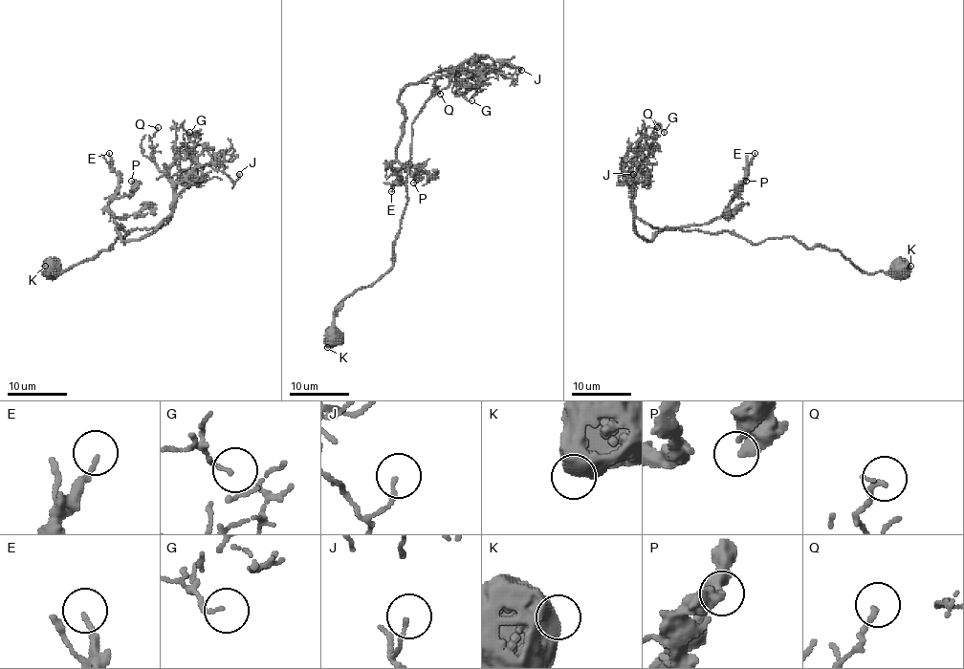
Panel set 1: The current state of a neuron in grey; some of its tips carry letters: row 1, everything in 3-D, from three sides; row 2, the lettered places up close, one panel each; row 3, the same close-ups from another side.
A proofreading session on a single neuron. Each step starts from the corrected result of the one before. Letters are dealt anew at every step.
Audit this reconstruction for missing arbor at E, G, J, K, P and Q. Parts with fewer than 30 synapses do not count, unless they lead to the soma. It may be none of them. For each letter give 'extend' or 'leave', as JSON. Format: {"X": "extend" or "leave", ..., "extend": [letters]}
{"E": "leave", "G": "leave", "J": "leave", "K": "leave", "P": "leave", "Q": "leave", "extend": []}

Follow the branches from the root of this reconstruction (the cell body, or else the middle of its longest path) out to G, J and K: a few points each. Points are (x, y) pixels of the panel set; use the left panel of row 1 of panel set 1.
G: (132, 230), (159, 228), (171, 217), (174, 181), (166, 167), (177, 147), (176, 130), (169, 127), (189, 132)
J: (132, 230), (163, 226), (171, 217), (174, 188), (196, 167), (222, 164), (233, 181), (239, 174)
K: (132, 230), (123, 236), (125, 244), (118, 236), (110, 249), (102, 249), (59, 273), (45, 266)

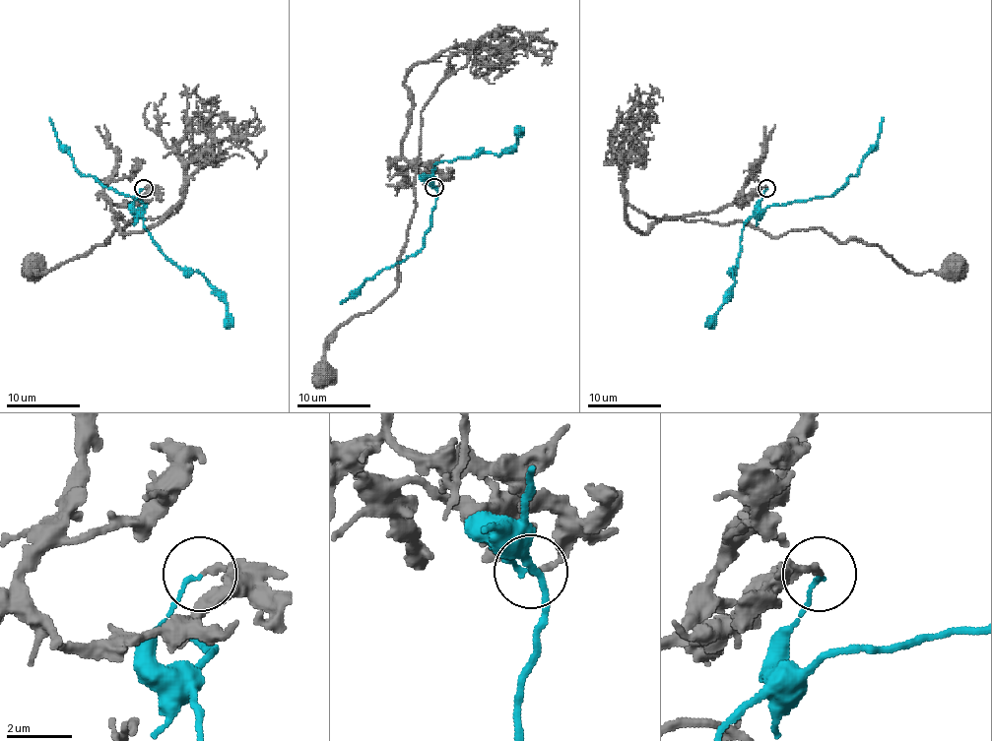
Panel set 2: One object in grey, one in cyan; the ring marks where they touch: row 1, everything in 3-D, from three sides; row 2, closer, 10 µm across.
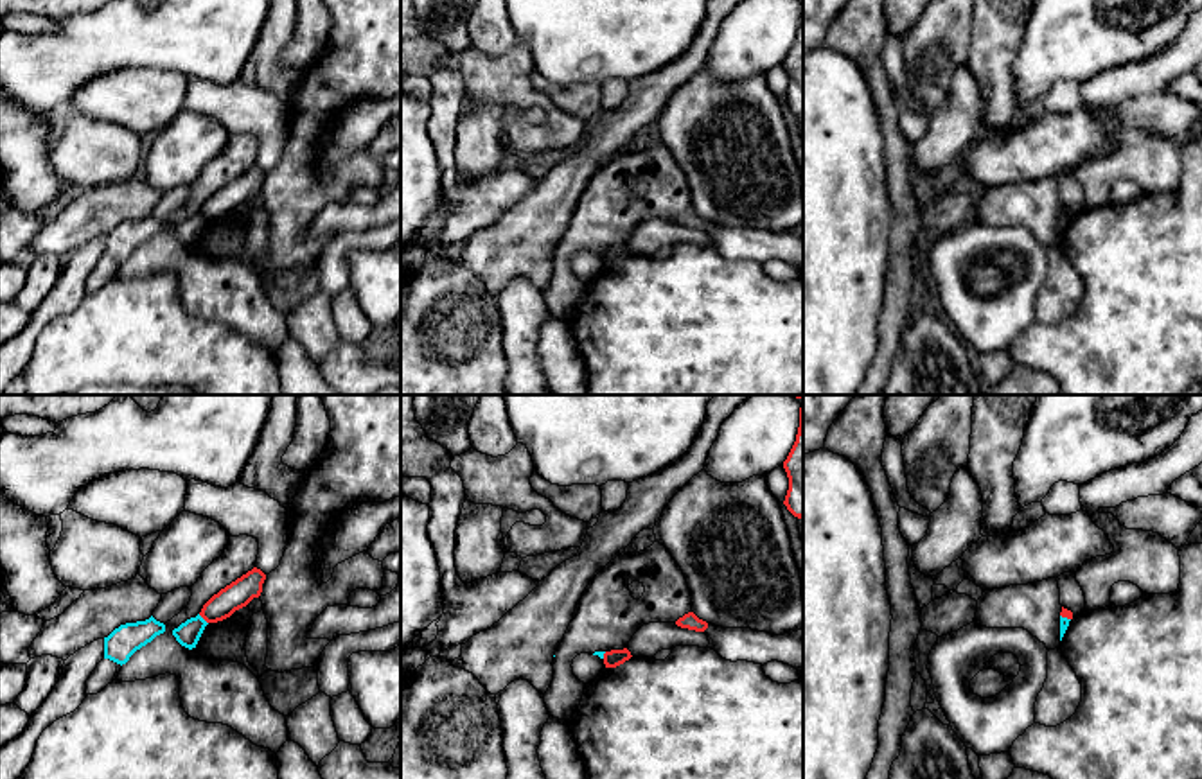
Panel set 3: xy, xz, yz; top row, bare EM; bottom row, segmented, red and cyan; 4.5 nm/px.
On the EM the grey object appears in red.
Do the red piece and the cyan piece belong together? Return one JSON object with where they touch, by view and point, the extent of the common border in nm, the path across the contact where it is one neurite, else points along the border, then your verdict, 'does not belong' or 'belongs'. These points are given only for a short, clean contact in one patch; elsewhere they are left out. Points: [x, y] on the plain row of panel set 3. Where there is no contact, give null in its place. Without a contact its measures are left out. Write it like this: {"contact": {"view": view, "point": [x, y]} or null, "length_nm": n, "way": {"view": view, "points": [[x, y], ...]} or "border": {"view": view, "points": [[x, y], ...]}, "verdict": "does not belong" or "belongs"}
{"contact": {"view": "xy", "point": [203, 216]}, "length_nm": 60, "border": {"view": "xy", "points": [[198, 212], [207, 221]]}, "verdict": "does not belong"}

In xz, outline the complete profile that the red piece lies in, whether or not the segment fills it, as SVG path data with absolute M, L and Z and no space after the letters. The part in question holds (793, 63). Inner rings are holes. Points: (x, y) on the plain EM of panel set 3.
M803 0L800 5L800 25L796 32L796 39L783 59L783 66L789 75L789 88L783 102L787 108L801 117L803 115Z

